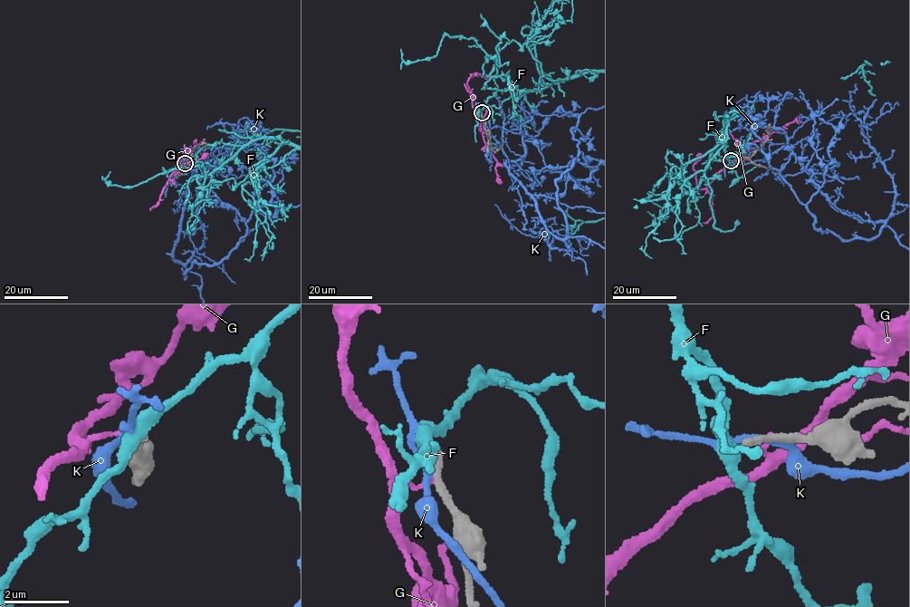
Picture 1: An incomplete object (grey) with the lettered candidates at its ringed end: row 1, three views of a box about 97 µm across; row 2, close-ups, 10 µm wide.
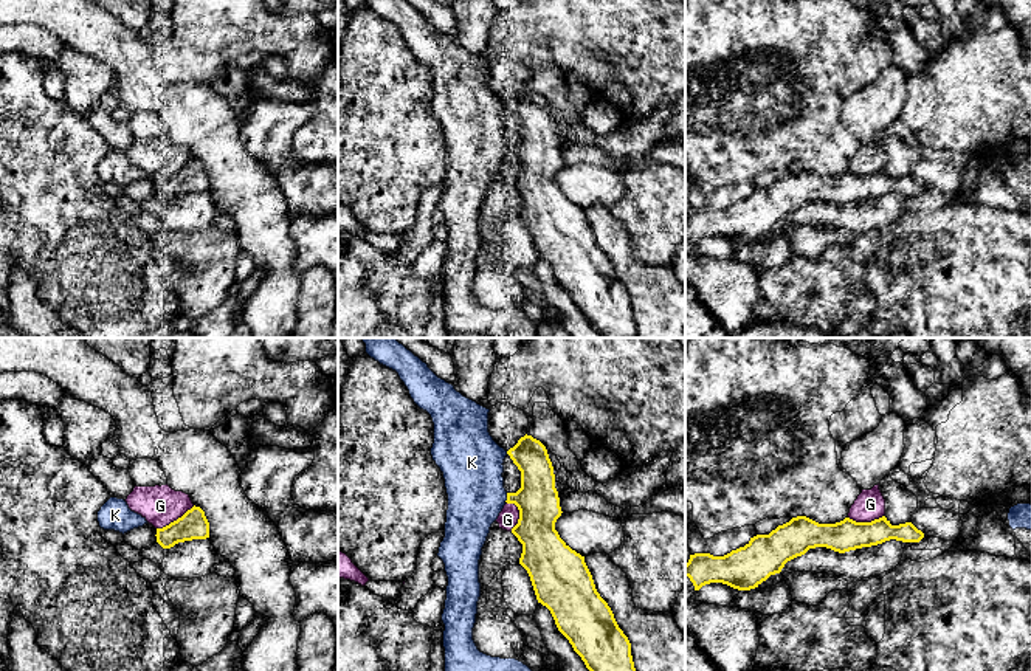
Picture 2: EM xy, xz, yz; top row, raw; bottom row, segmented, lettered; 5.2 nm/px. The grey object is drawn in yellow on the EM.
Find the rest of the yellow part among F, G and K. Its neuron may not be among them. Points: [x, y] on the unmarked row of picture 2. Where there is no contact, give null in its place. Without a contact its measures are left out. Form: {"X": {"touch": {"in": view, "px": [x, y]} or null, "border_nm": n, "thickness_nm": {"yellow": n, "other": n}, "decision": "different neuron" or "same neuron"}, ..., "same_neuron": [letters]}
{"F": {"touch": null, "decision": "different neuron"}, "G": {"touch": {"in": "xy", "px": [177, 172]}, "border_nm": 240, "thickness_nm": {"yellow": 150, "other": 200}, "decision": "different neuron"}, "K": {"touch": {"in": "xz", "px": [507, 151]}, "border_nm": 50, "thickness_nm": {"yellow": 220, "other": 320}, "decision": "different neuron"}, "same_neuron": []}

